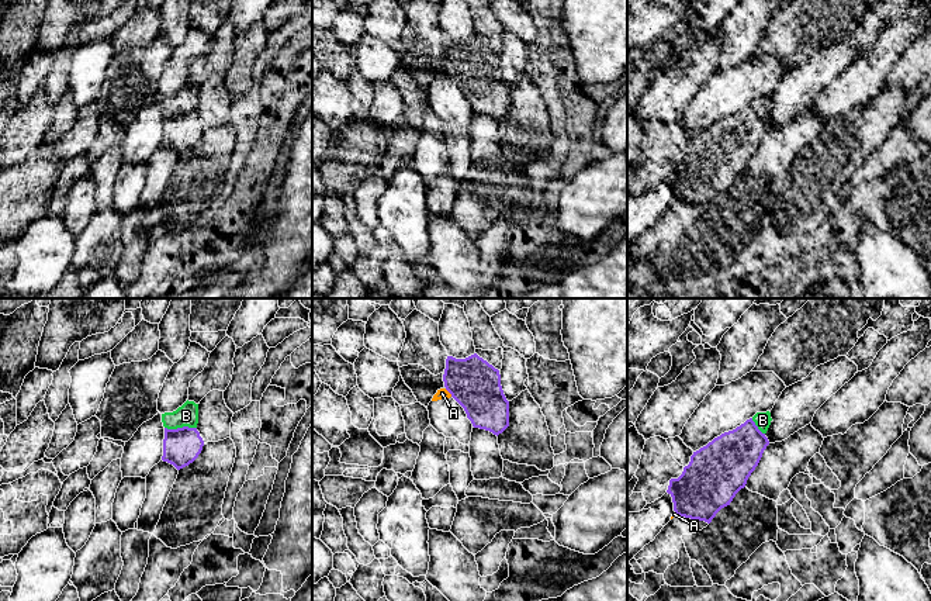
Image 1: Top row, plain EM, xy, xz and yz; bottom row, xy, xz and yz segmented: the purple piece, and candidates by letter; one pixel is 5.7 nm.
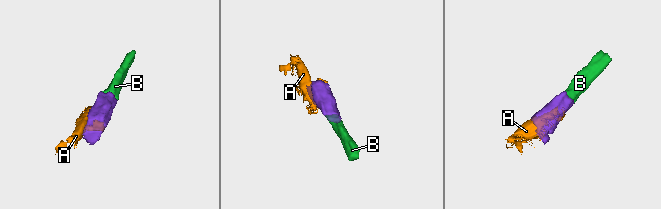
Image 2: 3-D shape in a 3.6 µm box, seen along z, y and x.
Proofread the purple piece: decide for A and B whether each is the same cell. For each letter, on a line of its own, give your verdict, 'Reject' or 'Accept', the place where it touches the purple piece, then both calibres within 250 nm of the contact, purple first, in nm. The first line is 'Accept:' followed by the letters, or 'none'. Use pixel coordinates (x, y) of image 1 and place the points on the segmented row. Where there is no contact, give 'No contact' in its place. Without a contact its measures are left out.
Accept: B
A: Reject. Touches purple at xz (449, 391). Thickness 280 nm (purple) against 60 nm
B: Accept. Touches purple at xy (180, 428). Thickness 220 nm (purple) against 130 nm

